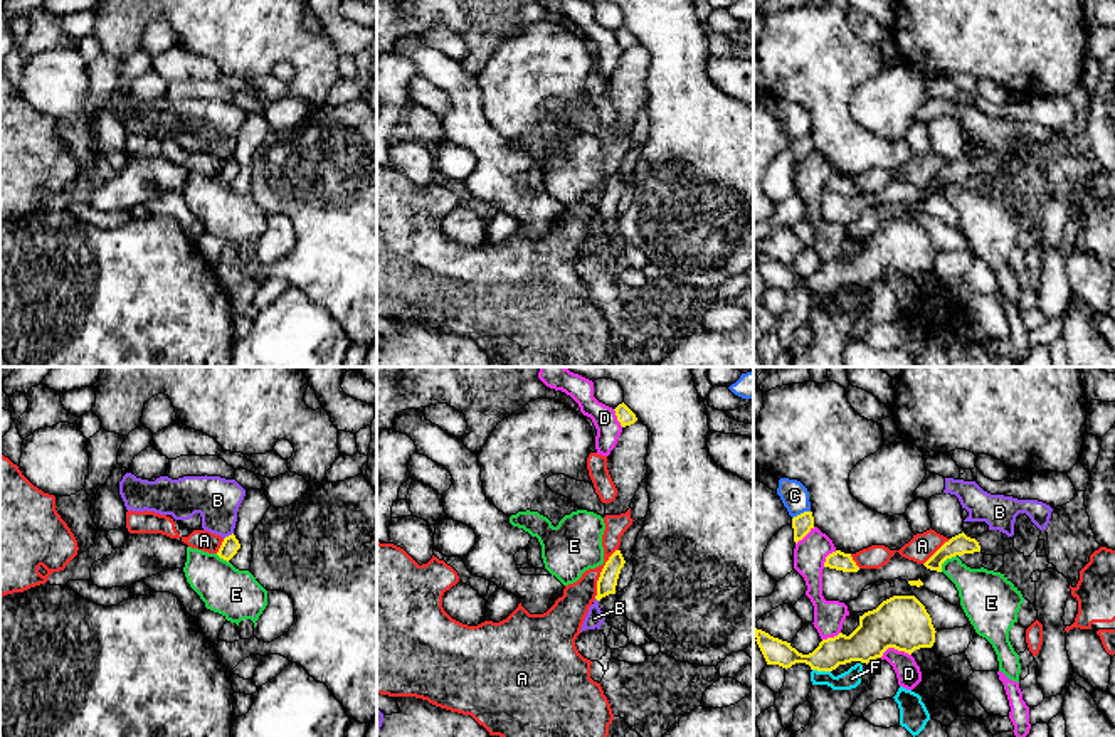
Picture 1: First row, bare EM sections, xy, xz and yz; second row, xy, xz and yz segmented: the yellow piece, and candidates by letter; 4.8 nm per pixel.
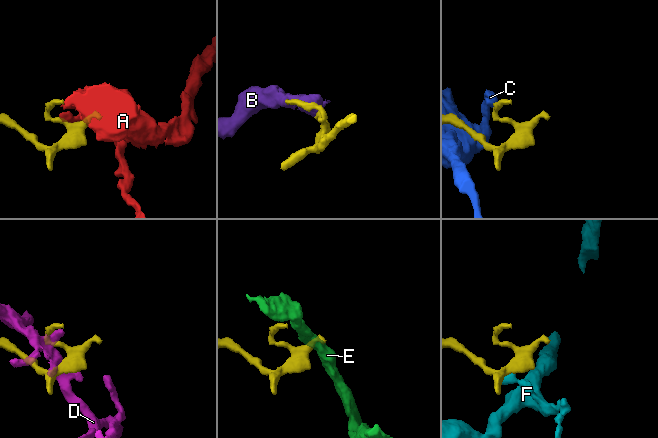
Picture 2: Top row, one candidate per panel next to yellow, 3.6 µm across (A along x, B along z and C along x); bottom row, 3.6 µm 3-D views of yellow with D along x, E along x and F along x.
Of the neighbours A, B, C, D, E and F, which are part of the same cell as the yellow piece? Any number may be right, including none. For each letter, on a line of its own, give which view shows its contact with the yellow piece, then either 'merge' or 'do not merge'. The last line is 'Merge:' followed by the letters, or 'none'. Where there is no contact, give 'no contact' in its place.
A: meets yellow in xz; do not merge
B: meets yellow in xy; do not merge
C: meets yellow in yz; do not merge
D: meets yellow in yz; do not merge
E: meets yellow in yz; do not merge
F: meets yellow in yz; do not merge
Merge: none

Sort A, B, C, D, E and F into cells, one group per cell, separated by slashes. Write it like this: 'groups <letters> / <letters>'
groups A / B / C / D / E / F

